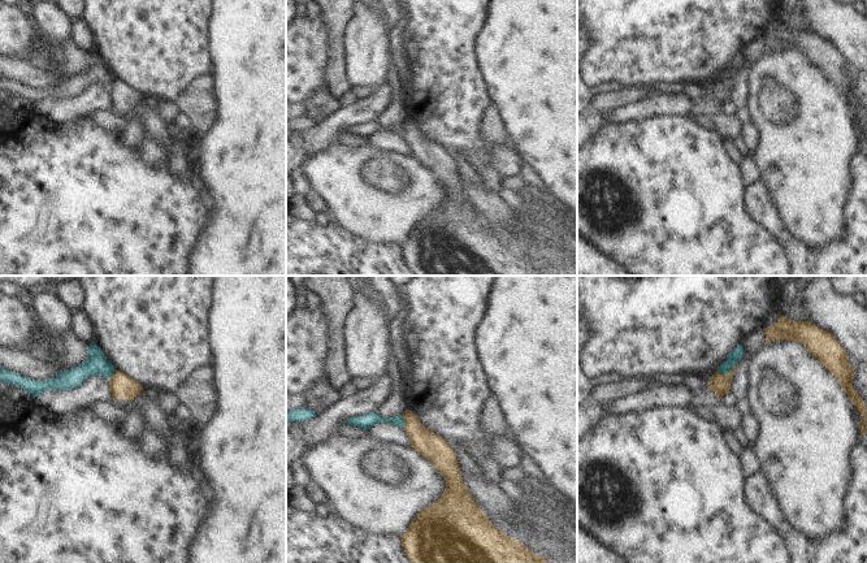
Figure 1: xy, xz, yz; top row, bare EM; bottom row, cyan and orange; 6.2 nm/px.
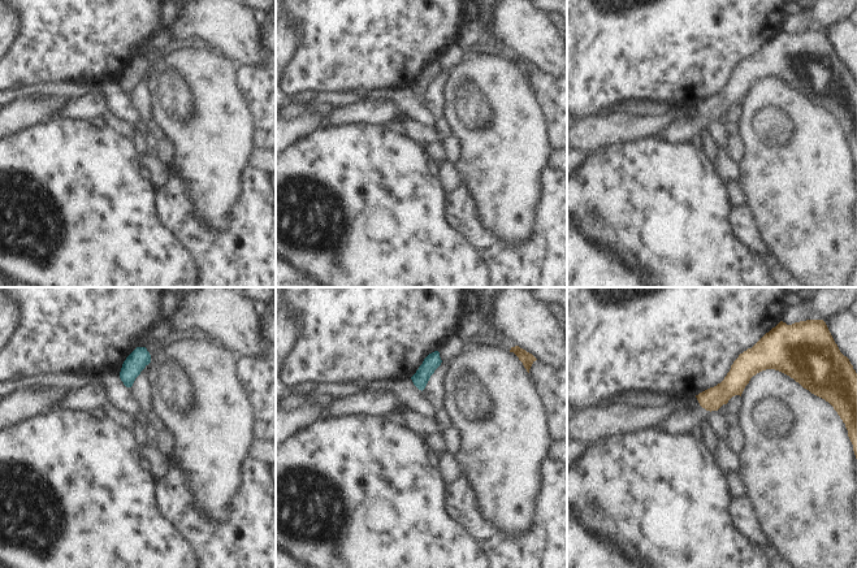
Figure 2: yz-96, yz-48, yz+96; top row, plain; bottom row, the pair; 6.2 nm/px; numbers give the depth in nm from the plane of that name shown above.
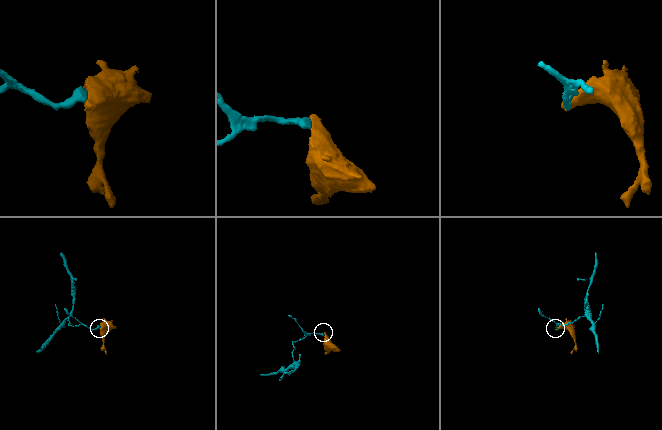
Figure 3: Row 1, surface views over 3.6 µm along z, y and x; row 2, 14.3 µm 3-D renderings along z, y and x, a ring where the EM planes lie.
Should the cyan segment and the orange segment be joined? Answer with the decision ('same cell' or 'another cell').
another cell

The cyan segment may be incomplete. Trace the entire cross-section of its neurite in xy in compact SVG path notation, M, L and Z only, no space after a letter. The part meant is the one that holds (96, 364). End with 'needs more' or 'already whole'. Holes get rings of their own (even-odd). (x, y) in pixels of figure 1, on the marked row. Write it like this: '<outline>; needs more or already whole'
M90 343L88 358L79 365L62 371L58 376L44 381L35 381L16 372L0 367L0 381L17 385L29 391L32 397L39 397L47 390L69 390L79 386L88 376L104 376L110 378L114 367L107 360L101 348Z; already whole

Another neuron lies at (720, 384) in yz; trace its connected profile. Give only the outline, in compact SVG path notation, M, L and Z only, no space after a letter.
M737 364L727 374L715 372L705 387L693 393L690 402L685 408L698 413L703 407L711 410L712 407L721 404L723 395L729 393L736 367Z

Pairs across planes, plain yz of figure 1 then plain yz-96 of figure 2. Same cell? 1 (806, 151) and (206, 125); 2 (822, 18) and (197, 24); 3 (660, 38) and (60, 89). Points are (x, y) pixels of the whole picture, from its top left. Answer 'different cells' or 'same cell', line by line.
1: same cell
2: same cell
3: different cells

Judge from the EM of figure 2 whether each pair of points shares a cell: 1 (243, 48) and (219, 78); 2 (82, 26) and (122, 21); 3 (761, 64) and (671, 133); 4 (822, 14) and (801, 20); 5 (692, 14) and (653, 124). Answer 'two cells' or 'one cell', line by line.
1: two cells
2: one cell
3: one cell
4: one cell
5: two cells

